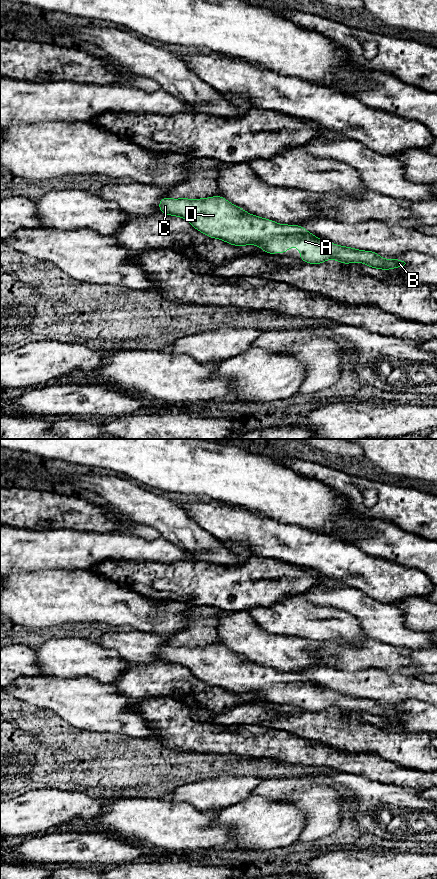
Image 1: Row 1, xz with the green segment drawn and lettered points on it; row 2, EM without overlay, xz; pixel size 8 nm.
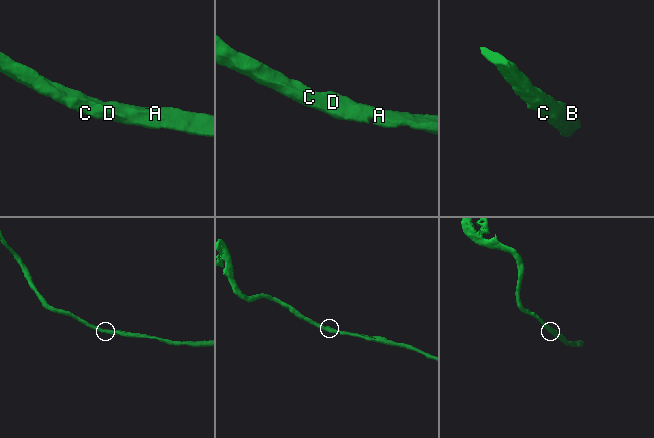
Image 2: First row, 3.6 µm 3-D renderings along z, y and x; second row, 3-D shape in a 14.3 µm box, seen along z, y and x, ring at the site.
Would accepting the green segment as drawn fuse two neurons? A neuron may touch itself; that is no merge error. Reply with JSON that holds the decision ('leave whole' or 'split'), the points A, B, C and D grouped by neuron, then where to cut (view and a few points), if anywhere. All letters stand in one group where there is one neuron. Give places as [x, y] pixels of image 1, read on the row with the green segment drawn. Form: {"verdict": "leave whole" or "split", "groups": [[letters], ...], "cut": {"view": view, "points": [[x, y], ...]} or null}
{"verdict": "leave whole", "groups": [["A", "B", "C", "D"]], "cut": null}

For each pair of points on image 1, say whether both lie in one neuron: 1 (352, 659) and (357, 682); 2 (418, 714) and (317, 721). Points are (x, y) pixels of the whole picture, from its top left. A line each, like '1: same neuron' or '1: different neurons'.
1: different neurons
2: different neurons

